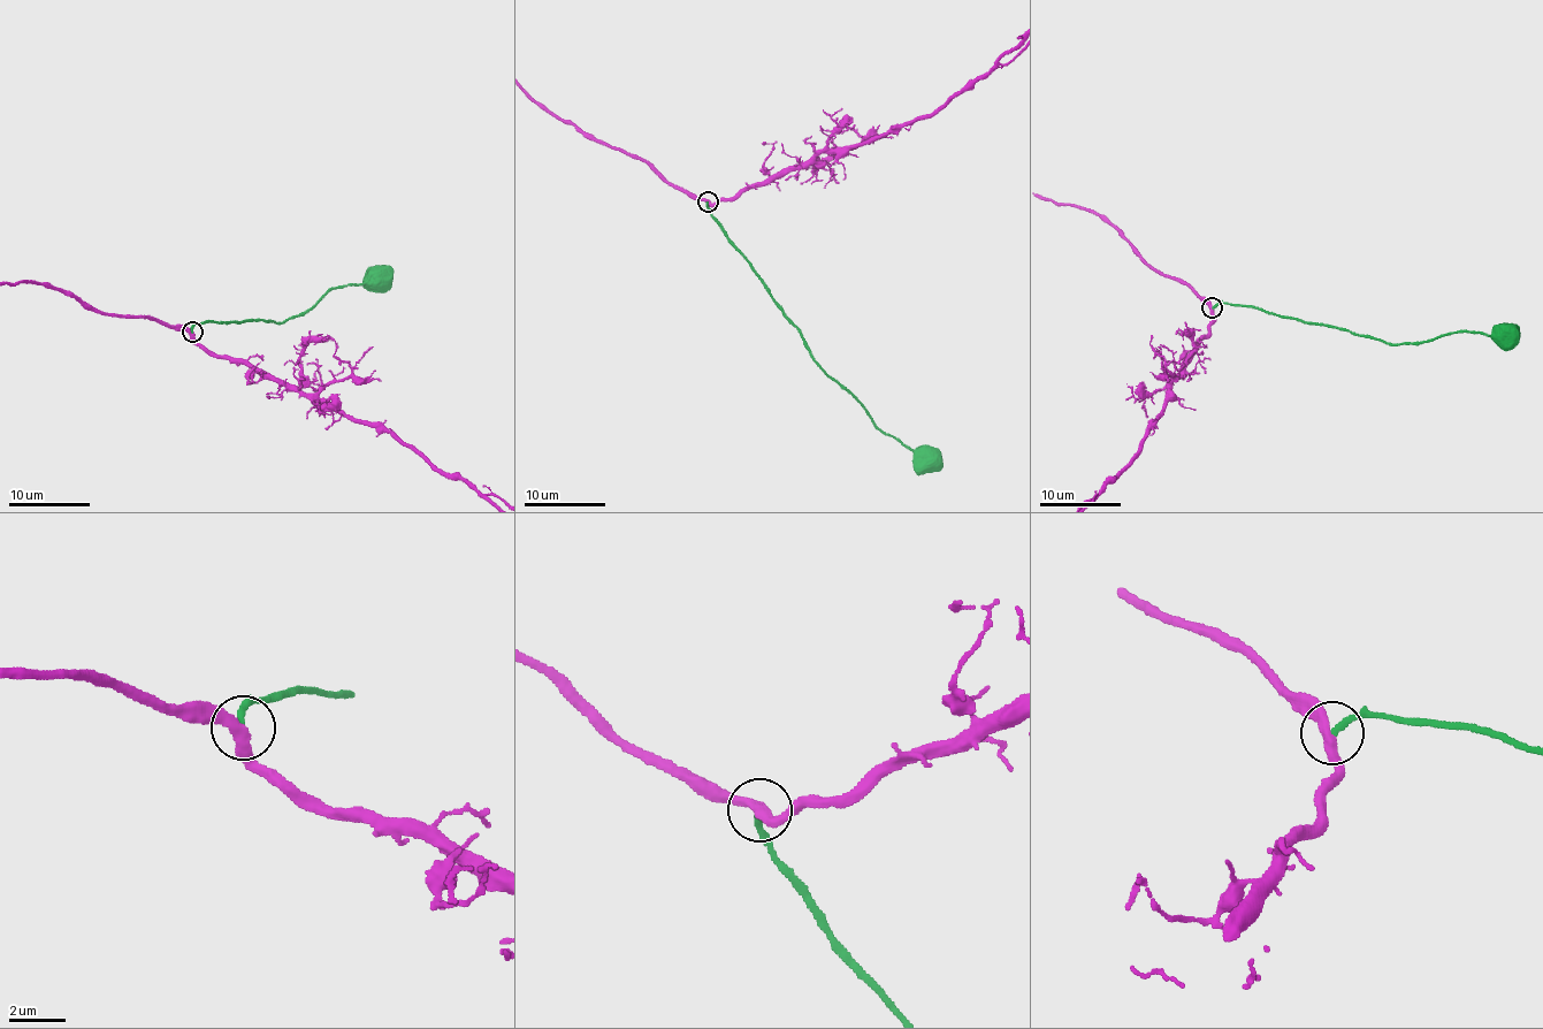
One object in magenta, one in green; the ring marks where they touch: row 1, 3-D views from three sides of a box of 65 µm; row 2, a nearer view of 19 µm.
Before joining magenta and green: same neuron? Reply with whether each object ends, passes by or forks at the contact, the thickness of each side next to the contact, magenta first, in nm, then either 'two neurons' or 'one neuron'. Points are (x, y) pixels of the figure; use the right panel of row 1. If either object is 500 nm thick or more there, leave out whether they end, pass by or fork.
magenta passes by; green ends there; 360 nm thick on the magenta side, 240 nm on the other; one neuron

